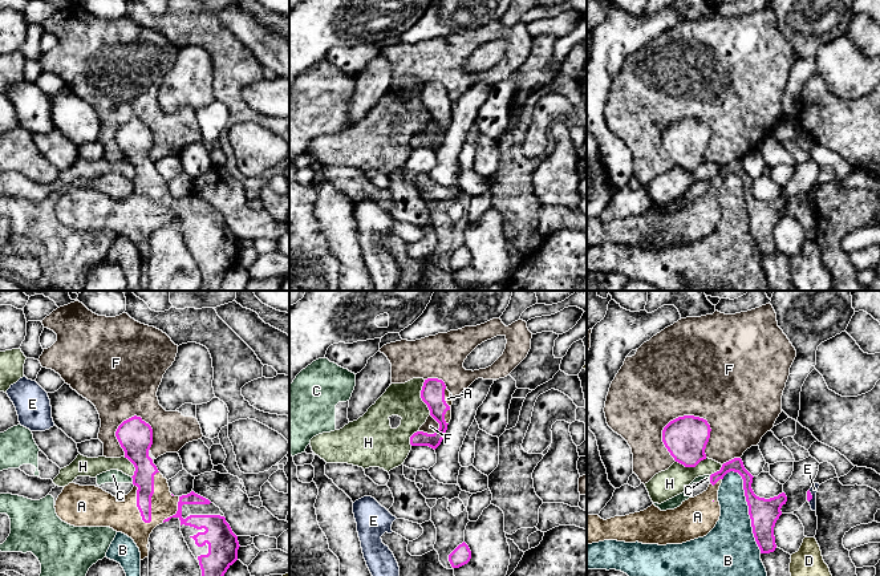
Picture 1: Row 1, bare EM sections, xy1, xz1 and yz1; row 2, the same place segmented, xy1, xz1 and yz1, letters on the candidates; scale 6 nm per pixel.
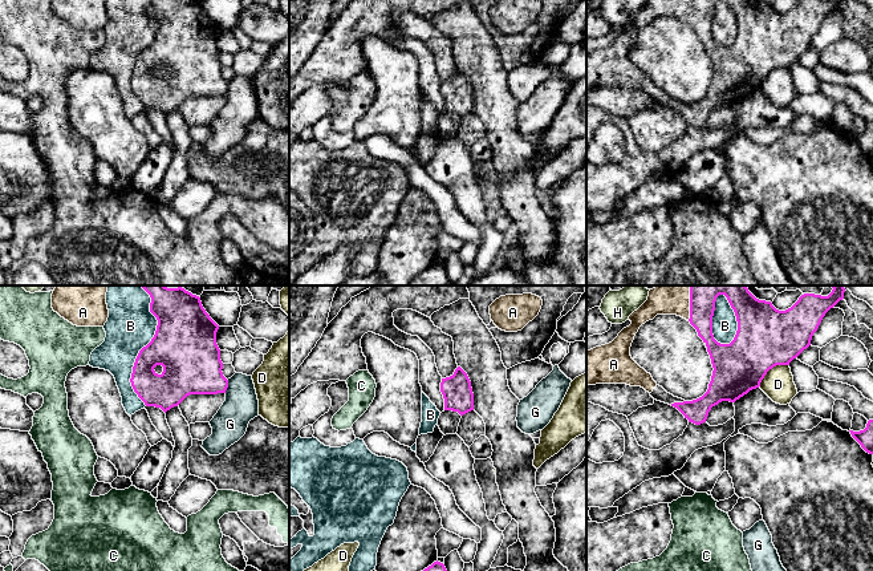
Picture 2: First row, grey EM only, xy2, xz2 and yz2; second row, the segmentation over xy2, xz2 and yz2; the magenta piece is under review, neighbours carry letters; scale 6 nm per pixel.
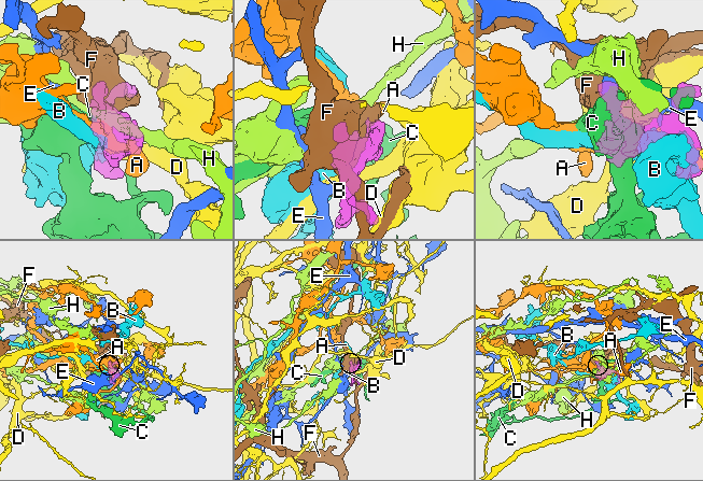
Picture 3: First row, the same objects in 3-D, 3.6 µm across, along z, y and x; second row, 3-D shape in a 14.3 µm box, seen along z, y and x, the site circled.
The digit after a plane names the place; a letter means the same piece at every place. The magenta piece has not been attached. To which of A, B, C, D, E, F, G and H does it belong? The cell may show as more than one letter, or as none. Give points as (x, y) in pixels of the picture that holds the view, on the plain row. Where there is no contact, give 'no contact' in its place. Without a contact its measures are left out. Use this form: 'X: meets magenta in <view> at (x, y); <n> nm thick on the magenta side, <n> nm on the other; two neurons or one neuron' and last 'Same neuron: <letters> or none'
A: meets magenta in xy1 at (150, 202); 130 nm thick on the magenta side, 200 nm on the other; one neuron
B: meets magenta in xy2 at (139, 55); 320 nm thick on the magenta side, 300 nm on the other; two neurons
C: meets magenta in xy1 at (133, 182); 200 nm thick on the magenta side, 80 nm on the other; two neurons
D: meets magenta in yz2 at (770, 71); 360 nm thick on the magenta side, 190 nm on the other; two neurons
E: meets magenta in yz1 at (811, 199); 30 nm thick on the magenta side, 50 nm on the other; two neurons
F: meets magenta in yz1 at (702, 121); 260 nm thick on the magenta side, 500 nm on the other; two neurons
G: meets magenta in xy2 at (227, 89); 340 nm thick on the magenta side, 220 nm on the other; two neurons
H: meets magenta in xz1 at (421, 100); 140 nm thick on the magenta side, 200 nm on the other; two neurons
Same neuron: A

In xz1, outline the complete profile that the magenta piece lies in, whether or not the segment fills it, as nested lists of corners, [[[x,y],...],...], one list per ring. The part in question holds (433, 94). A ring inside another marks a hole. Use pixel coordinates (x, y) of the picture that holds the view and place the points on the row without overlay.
[[[427,81],[421,93],[421,101],[427,108],[430,118],[439,126],[439,131],[434,137],[417,134],[410,139],[411,149],[429,149],[437,151],[447,133],[451,122],[453,101],[445,85],[438,81]]]

